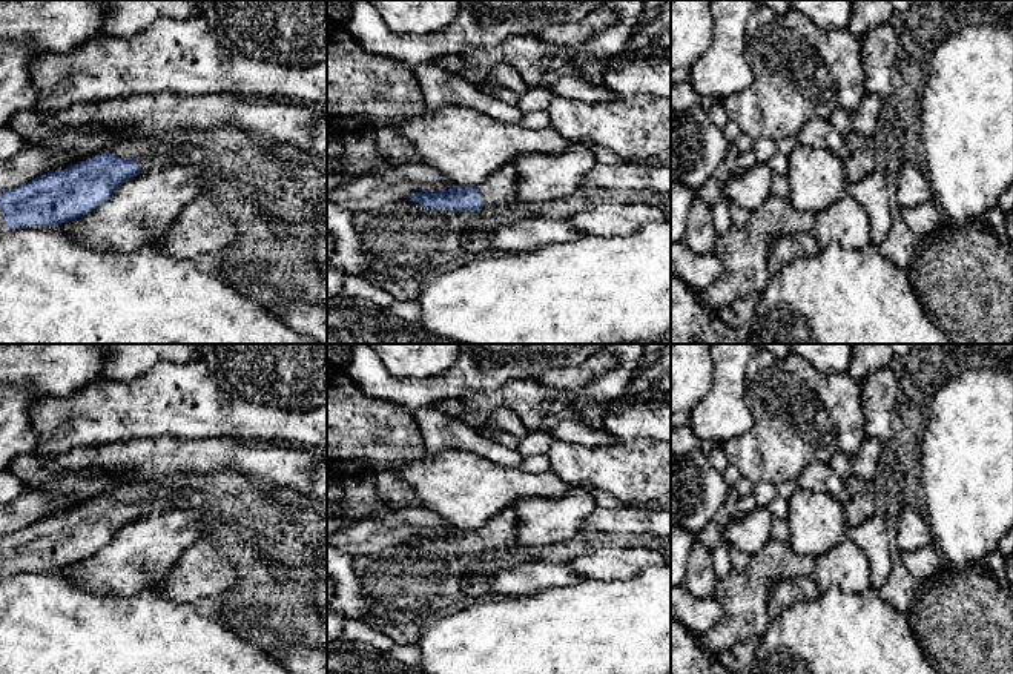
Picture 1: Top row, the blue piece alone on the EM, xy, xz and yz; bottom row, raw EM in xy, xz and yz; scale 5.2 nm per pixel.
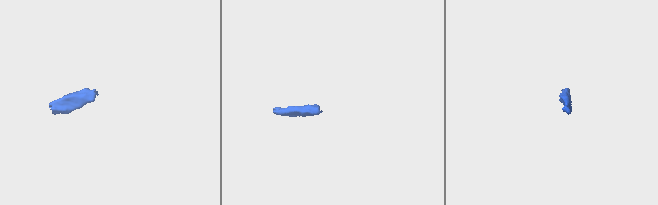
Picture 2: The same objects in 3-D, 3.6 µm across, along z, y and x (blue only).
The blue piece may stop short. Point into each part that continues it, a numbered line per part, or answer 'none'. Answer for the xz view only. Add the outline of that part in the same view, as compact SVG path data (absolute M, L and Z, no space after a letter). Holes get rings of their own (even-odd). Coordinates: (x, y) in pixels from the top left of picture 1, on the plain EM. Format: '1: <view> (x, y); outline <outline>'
1: xz (501, 530); outline M506 507L479 528L480 543L487 548L511 547L516 542L517 525L514 507Z

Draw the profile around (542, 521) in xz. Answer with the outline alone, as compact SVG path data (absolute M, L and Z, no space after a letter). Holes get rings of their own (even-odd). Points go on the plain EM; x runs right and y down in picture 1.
M579 482L571 485L568 493L559 497L528 497L514 504L519 520L516 542L511 547L500 550L513 550L523 547L539 547L562 543L572 539L583 530L585 519L597 508L594 499L594 485Z

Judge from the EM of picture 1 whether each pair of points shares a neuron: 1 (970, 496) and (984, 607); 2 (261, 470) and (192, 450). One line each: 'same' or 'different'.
1: different
2: same

